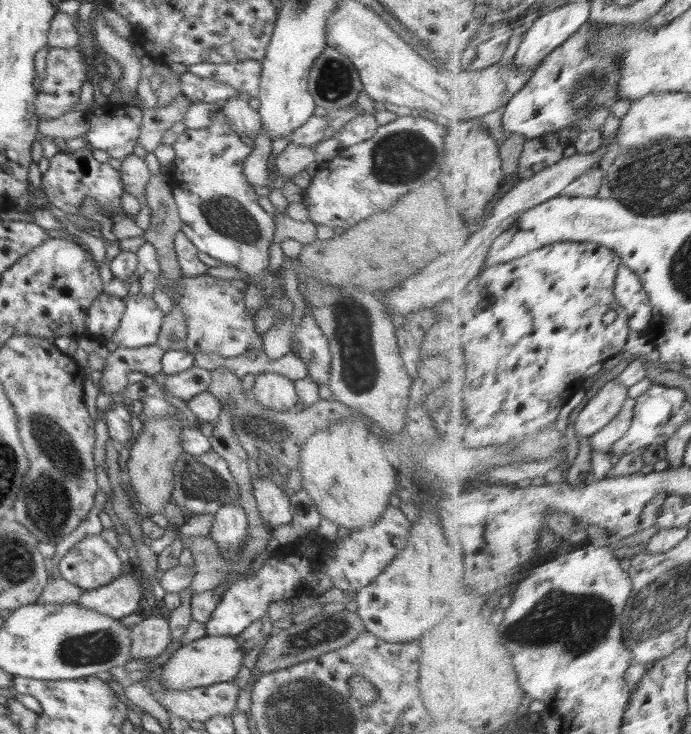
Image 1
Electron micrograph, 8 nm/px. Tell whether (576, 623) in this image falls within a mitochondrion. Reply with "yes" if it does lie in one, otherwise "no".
yes

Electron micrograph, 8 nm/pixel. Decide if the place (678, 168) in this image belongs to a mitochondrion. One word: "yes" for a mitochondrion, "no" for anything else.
yes

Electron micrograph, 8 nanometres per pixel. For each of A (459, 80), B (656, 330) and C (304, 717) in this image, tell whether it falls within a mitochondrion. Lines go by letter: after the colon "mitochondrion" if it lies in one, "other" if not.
A: other
B: other
C: mitochondrion

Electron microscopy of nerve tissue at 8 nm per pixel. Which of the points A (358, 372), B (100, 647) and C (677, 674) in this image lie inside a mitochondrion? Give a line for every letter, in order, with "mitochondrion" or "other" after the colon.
A: mitochondrion
B: mitochondrion
C: other

